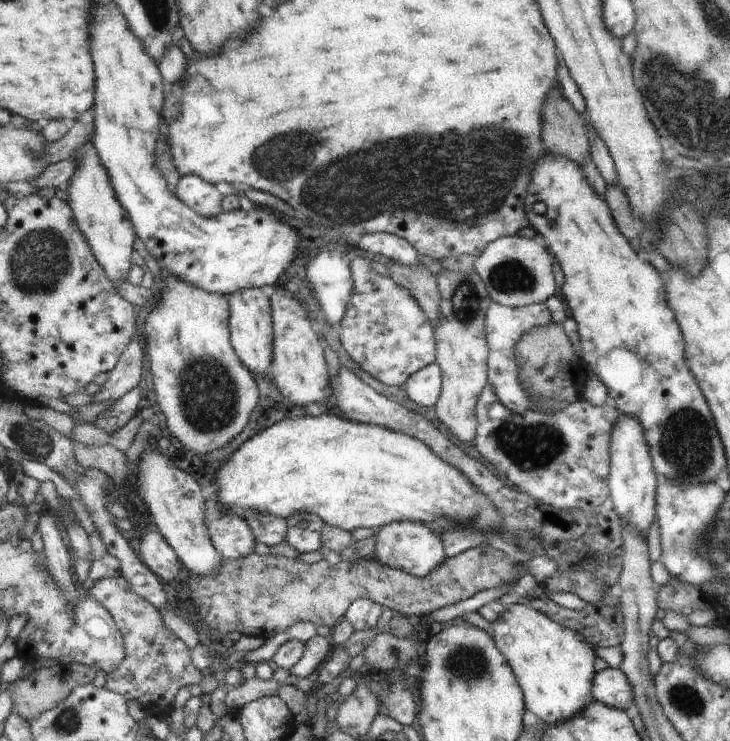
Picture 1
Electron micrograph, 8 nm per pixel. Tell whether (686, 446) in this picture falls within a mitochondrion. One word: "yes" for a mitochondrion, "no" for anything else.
yes

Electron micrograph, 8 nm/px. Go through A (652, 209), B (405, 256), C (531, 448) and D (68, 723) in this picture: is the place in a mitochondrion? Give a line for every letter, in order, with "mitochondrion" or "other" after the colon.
A: other
B: other
C: mitochondrion
D: mitochondrion

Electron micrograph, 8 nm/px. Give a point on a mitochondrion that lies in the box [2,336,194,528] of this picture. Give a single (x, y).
(38, 444)

